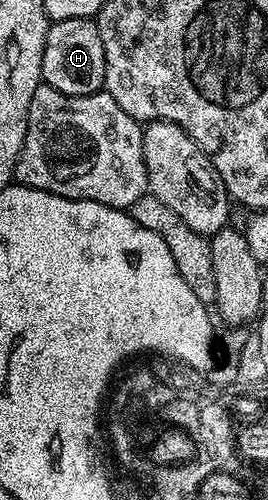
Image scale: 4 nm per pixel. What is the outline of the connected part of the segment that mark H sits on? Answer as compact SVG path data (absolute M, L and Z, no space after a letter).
M89 18L51 22L45 36L42 81L57 88L57 92L81 96L100 93L104 89L104 80L105 48L101 44L98 25Z

